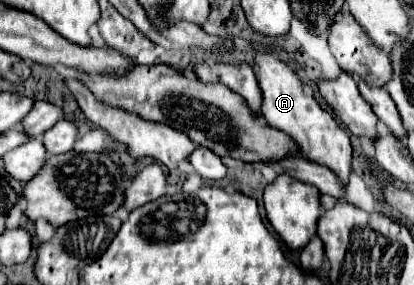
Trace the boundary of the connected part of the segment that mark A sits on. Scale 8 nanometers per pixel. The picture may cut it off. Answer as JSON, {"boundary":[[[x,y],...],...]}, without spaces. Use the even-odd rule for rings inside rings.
{"boundary":[[[264,51],[256,53],[254,57],[254,73],[262,89],[262,115],[266,117],[268,125],[290,135],[298,143],[300,153],[304,157],[330,167],[338,175],[338,179],[342,179],[342,183],[348,183],[350,159],[352,159],[350,137],[334,121],[334,117],[320,107],[314,95],[304,93],[304,85],[296,75],[296,71],[288,63],[280,61],[276,53]]]}

